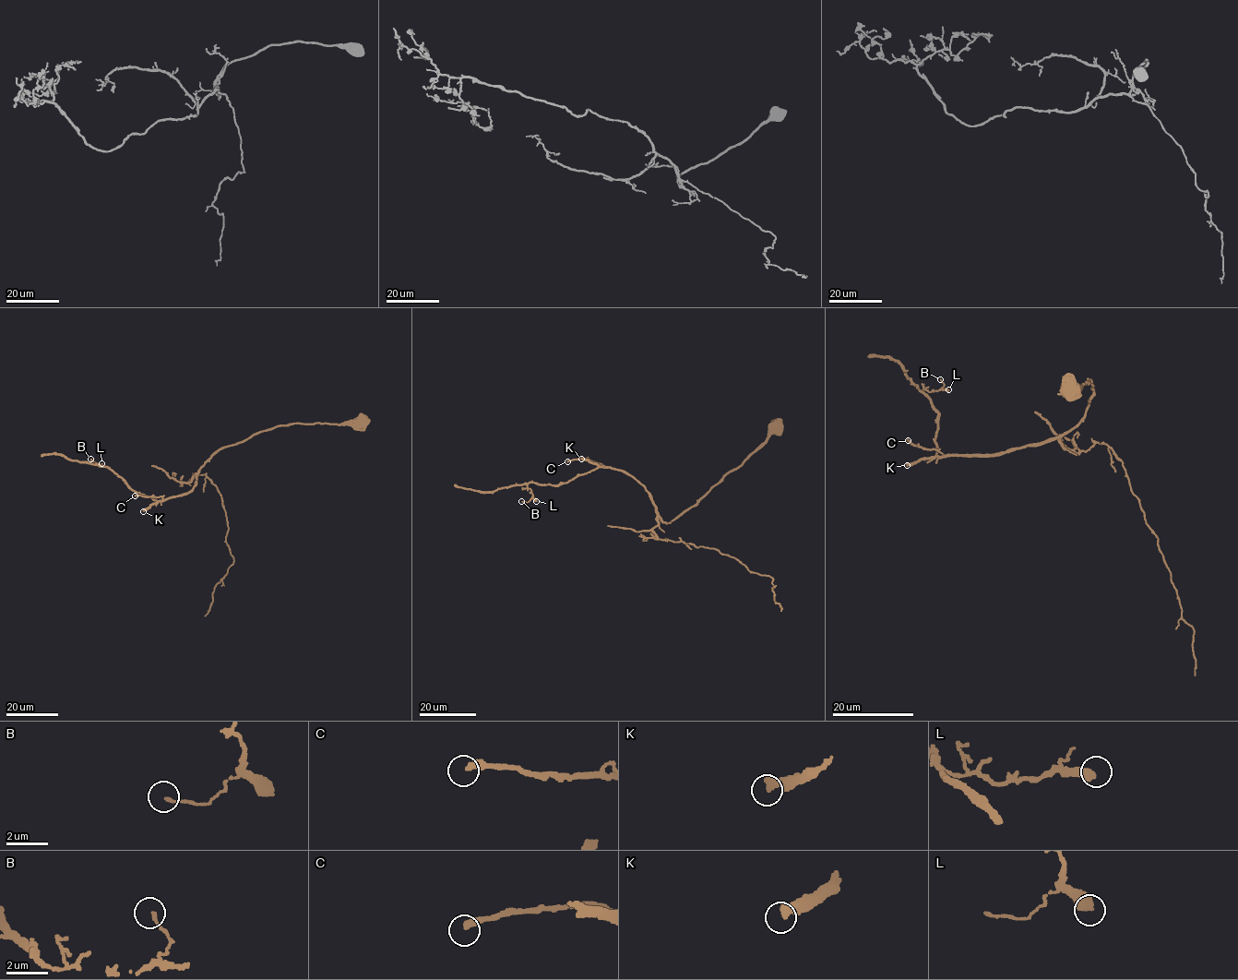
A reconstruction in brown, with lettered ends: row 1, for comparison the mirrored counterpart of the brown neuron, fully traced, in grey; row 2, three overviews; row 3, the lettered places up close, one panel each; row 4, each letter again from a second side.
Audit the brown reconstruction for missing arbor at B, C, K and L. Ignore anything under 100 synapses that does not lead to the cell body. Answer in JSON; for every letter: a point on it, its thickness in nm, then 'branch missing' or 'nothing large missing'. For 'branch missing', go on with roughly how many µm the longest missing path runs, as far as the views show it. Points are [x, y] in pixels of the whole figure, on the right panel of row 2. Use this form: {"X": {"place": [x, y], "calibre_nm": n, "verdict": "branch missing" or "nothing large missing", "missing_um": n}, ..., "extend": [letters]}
{"B": {"place": [940, 379], "calibre_nm": 140, "verdict": "nothing large missing"}, "C": {"place": [908, 440], "calibre_nm": 300, "verdict": "nothing large missing"}, "K": {"place": [907, 465], "calibre_nm": 480, "verdict": "branch missing", "missing_um": 130}, "L": {"place": [948, 389], "calibre_nm": 500, "verdict": "nothing large missing"}, "extend": ["K"]}

